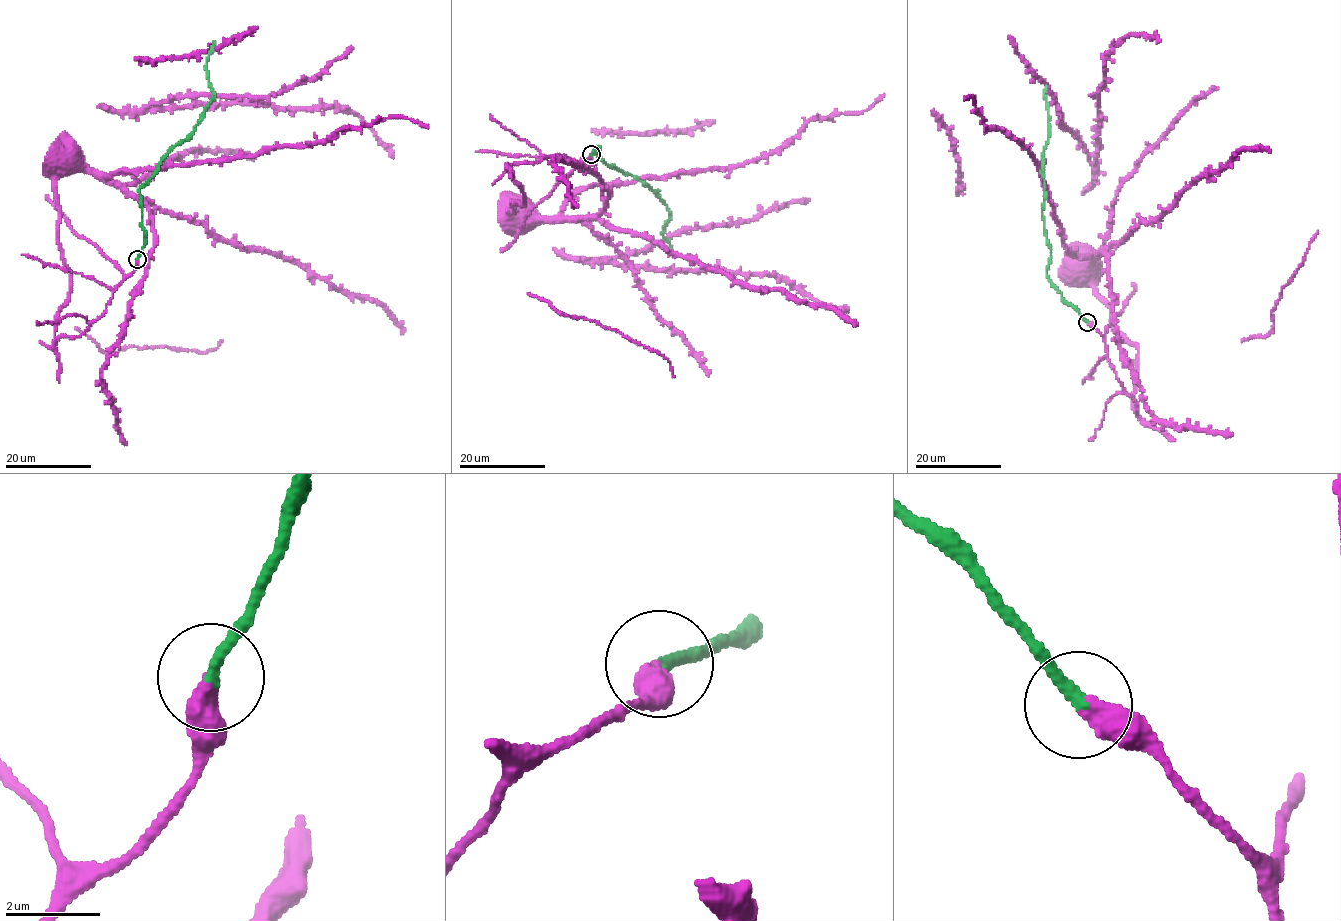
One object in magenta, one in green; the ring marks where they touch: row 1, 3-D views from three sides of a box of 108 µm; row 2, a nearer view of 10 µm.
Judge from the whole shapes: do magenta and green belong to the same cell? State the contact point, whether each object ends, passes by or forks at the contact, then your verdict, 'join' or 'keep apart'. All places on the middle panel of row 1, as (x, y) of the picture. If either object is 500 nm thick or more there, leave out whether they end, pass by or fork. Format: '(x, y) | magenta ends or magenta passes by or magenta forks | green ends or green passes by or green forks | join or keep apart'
(591, 154) | magenta ends | green ends | join

